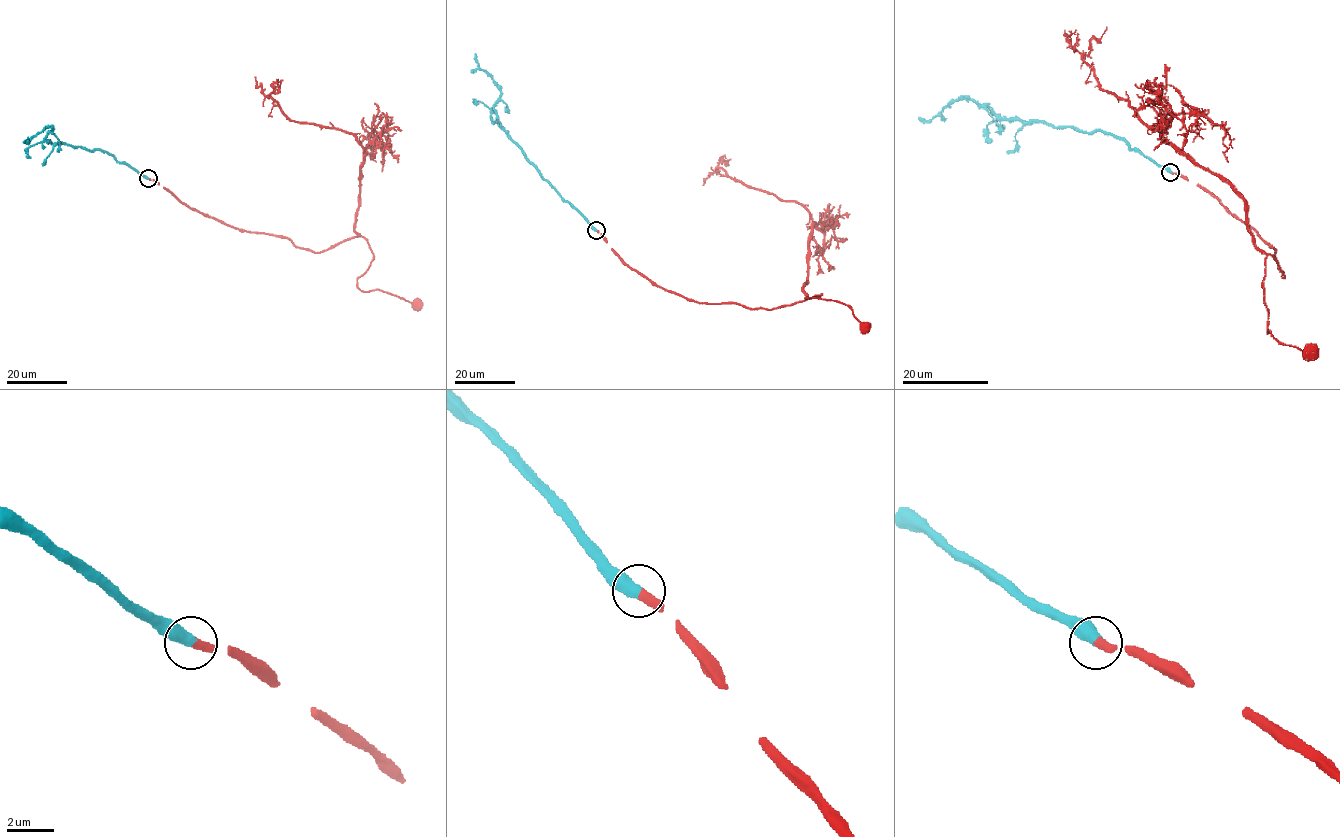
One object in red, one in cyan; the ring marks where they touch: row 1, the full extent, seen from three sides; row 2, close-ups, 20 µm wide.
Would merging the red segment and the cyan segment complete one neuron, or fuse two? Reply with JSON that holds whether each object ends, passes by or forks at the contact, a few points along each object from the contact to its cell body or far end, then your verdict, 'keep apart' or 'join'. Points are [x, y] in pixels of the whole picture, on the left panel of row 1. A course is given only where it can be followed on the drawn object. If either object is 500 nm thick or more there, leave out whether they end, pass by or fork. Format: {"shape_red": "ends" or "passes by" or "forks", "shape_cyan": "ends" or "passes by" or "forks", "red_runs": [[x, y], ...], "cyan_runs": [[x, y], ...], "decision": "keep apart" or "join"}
{"red_runs": [[148, 178], [210, 217], [251, 232], [287, 237], [315, 252], [364, 237], [373, 260], [357, 287], [418, 305]], "cyan_runs": [[148, 178], [105, 152], [52, 143], [46, 138], [52, 130], [49, 126], [27, 140]], "decision": "join"}

